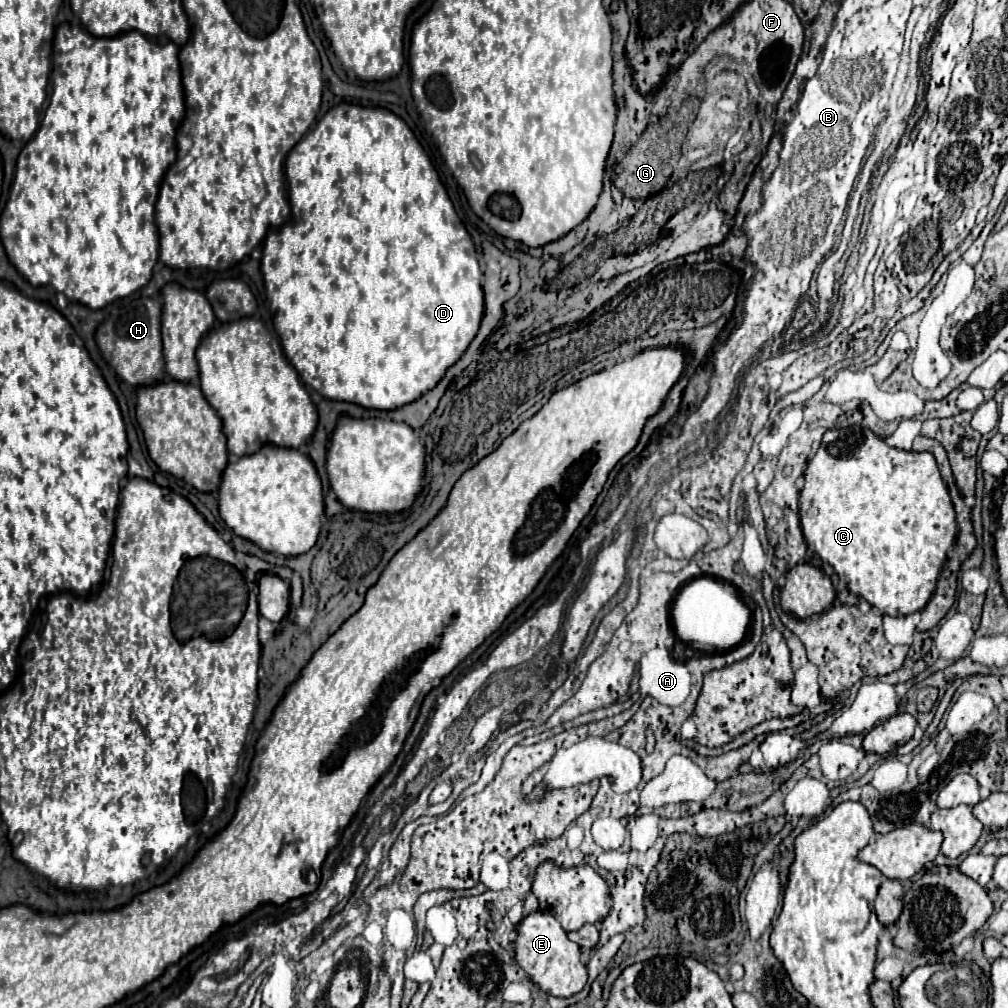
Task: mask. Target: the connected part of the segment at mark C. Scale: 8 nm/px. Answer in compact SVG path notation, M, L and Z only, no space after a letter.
M852 426L852 428L842 428L842 430L828 430L824 434L824 438L822 438L822 444L820 444L818 452L808 462L804 480L806 482L804 482L804 488L800 492L800 502L802 502L800 504L800 524L802 524L802 532L804 532L804 538L806 538L806 544L824 562L828 562L836 570L836 574L840 578L846 580L848 588L854 594L862 596L866 602L870 602L882 614L886 614L886 616L906 616L906 614L912 614L912 612L920 612L926 606L926 602L930 600L932 592L936 590L938 574L940 574L940 570L942 570L942 566L946 562L948 550L954 546L954 538L956 538L956 532L958 532L952 498L948 494L948 486L940 478L934 454L930 454L930 452L906 452L906 450L890 448L872 430L862 428L862 426Z

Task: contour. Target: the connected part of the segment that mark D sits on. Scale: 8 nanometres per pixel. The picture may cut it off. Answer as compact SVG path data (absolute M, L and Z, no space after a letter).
M356 104L334 106L312 132L308 132L286 156L286 180L290 198L290 218L288 222L266 236L262 274L266 284L266 298L270 312L274 316L274 328L280 336L282 348L290 364L298 370L302 382L316 390L320 396L338 402L352 402L368 410L396 410L402 408L426 392L430 392L446 374L446 370L456 364L468 350L470 342L476 338L482 316L484 316L484 294L482 294L482 272L476 258L474 242L460 222L454 206L442 186L436 170L430 164L424 148L408 128L404 120L382 108L362 108Z

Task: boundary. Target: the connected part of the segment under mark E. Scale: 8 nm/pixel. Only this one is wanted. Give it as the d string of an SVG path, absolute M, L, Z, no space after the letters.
M534 912L526 916L518 924L518 938L516 938L516 962L520 968L526 970L528 978L536 982L536 986L552 996L570 998L578 994L588 980L586 966L580 960L580 946L568 940L566 932L562 930L560 922L548 912Z

